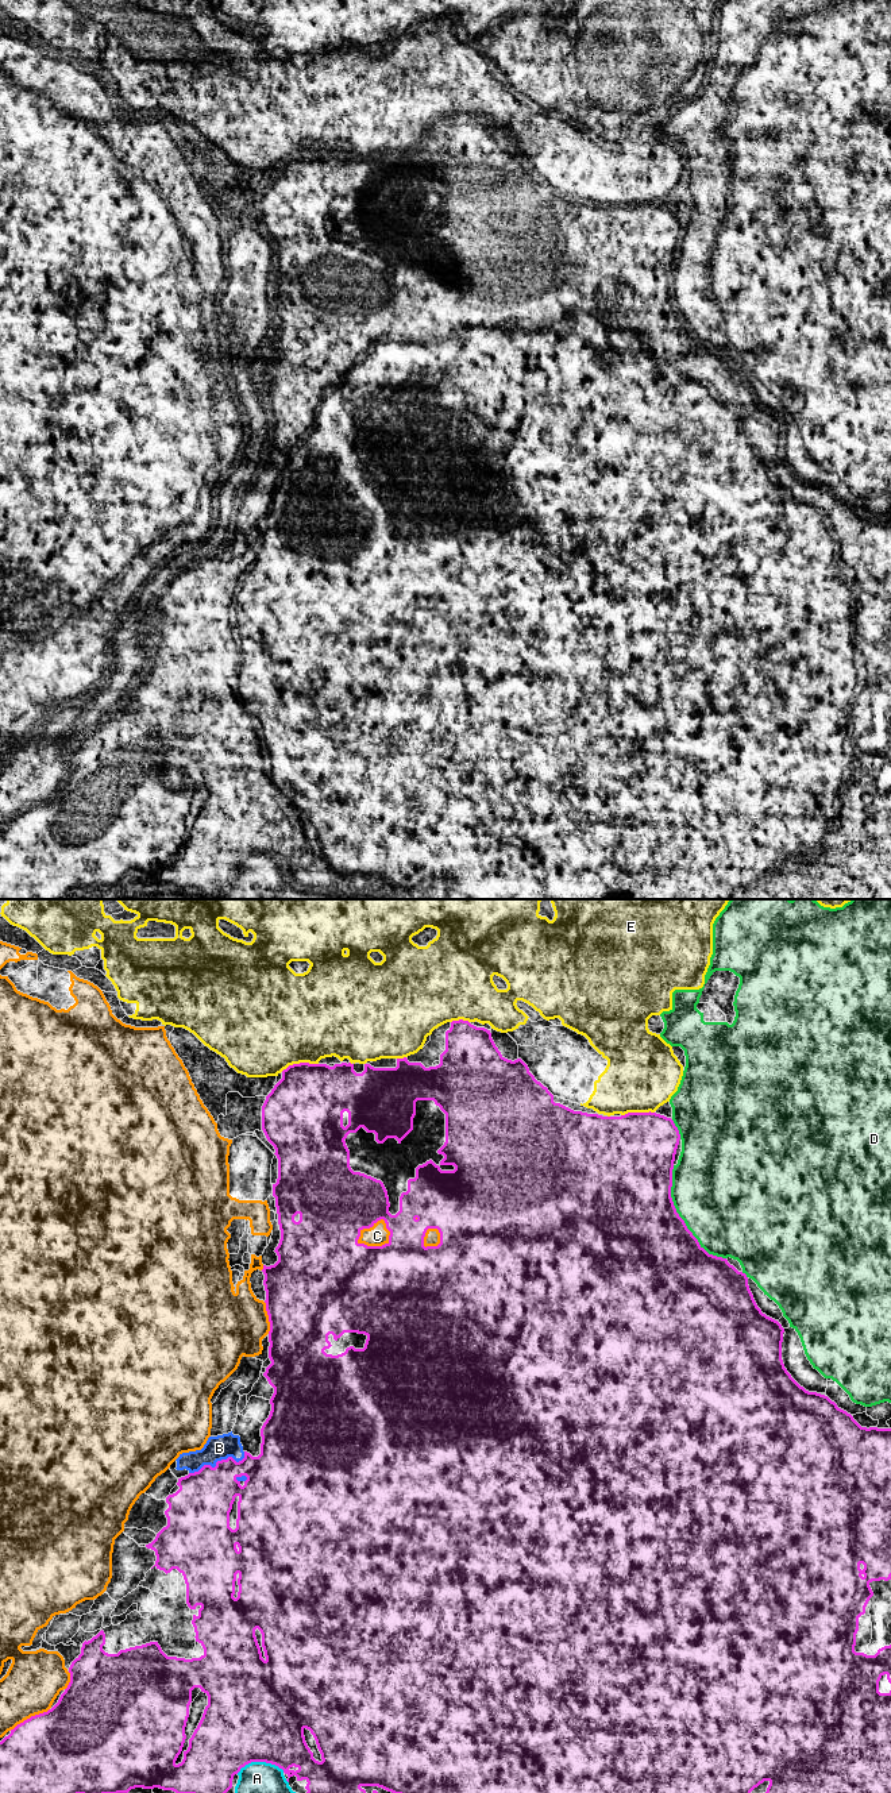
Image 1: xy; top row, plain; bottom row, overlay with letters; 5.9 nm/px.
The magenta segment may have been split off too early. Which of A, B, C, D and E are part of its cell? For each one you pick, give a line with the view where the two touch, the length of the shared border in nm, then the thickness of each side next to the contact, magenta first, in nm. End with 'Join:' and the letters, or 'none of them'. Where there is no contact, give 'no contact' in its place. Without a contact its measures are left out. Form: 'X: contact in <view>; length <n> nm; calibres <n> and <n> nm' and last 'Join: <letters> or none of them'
B: contact in xy; length 360 nm; calibres 340 and 150 nm
Join: B

